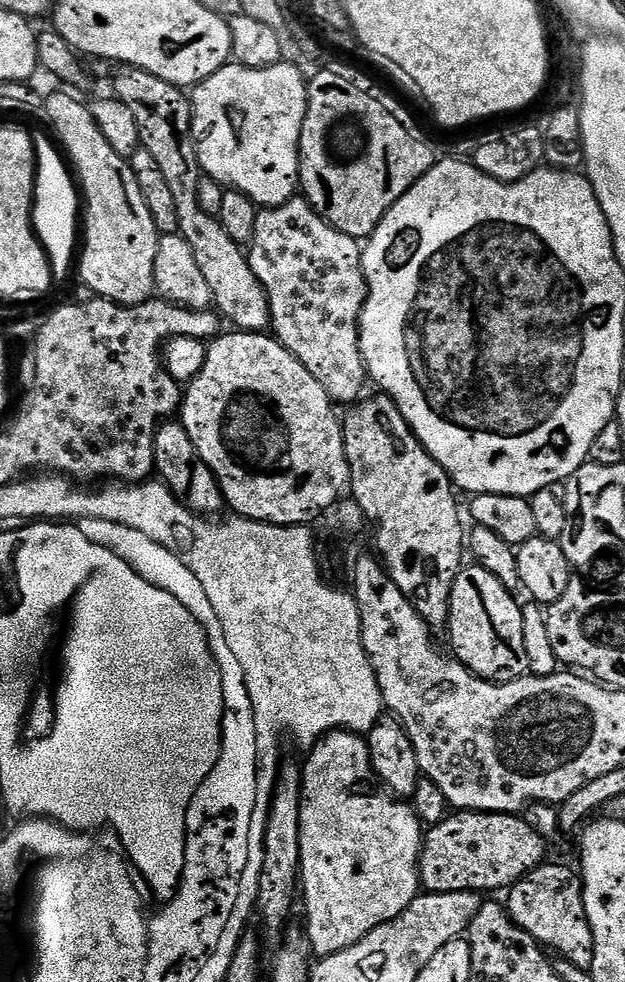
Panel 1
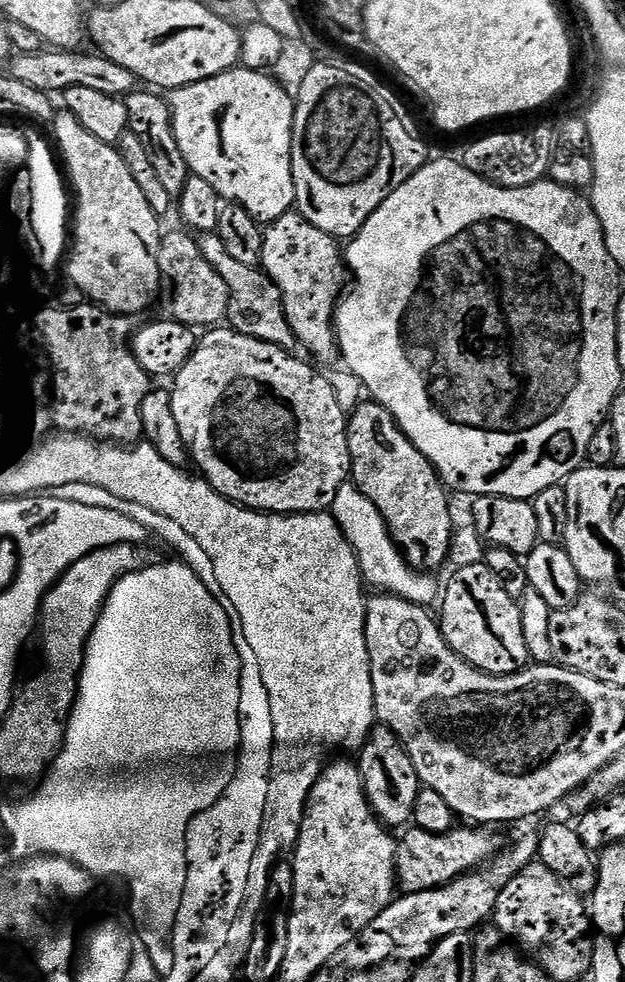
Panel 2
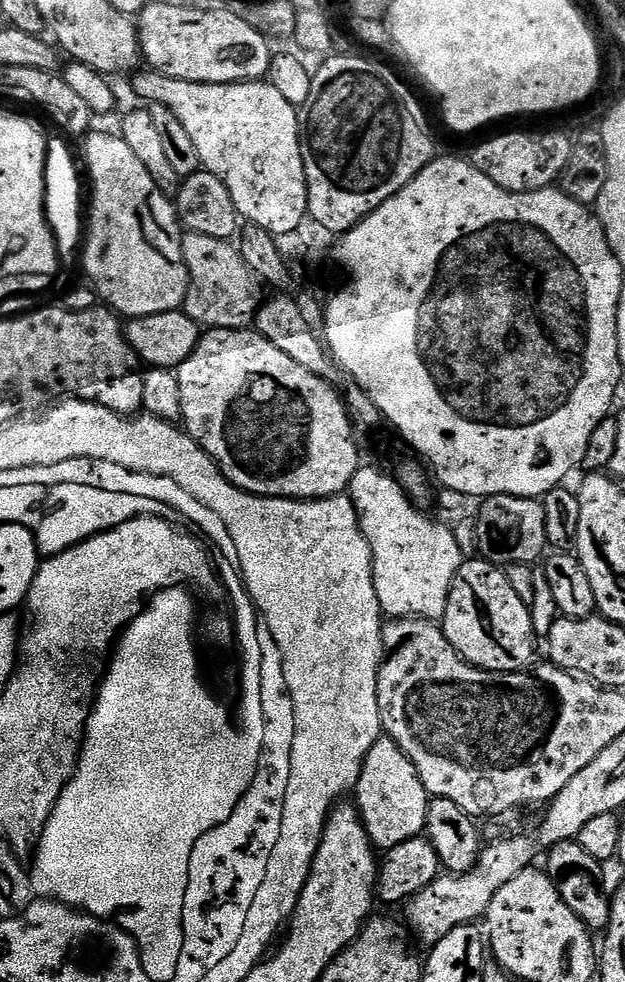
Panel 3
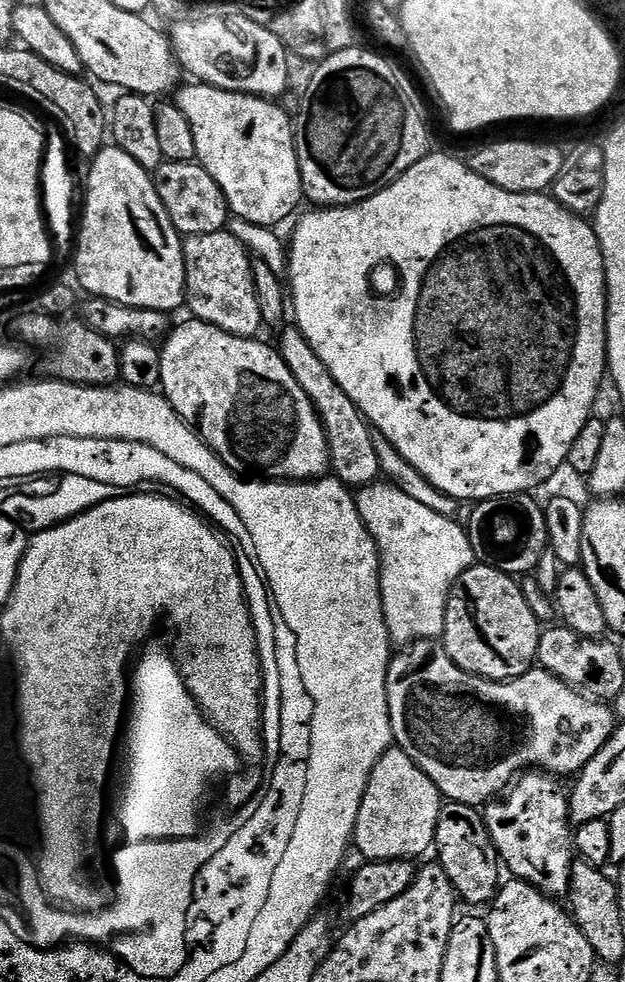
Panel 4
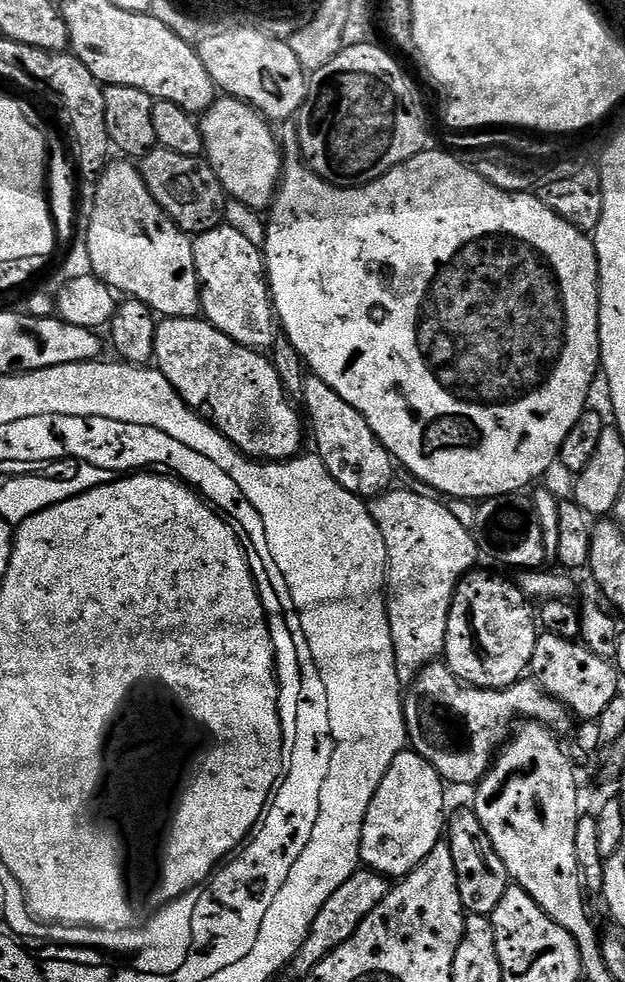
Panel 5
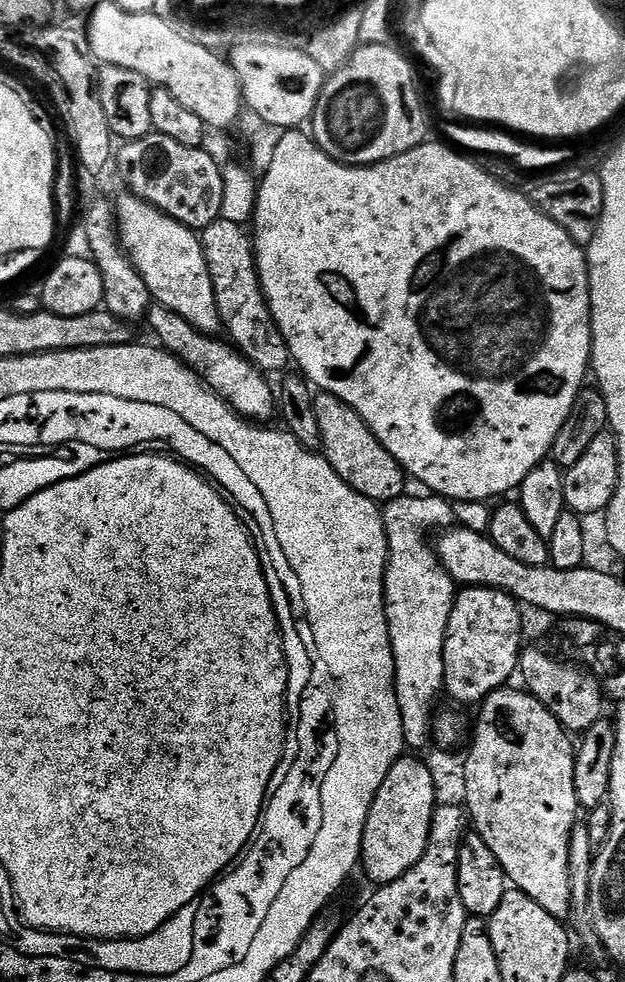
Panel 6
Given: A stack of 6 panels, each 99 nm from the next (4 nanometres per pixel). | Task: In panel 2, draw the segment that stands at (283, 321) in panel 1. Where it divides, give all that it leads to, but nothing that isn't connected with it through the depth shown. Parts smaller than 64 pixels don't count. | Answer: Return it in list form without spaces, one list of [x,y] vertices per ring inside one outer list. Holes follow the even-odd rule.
[[[288,212],[267,225],[262,268],[284,294],[285,310],[295,339],[316,356],[332,356],[338,352],[338,328],[334,321],[346,292],[344,283],[350,280],[346,256],[337,237],[318,230],[307,215],[299,216],[298,212]]]

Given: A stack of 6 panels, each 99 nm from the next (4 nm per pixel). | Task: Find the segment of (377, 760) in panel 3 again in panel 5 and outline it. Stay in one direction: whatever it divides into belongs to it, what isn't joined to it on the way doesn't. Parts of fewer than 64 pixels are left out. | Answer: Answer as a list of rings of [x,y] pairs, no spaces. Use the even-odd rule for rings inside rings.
[[[405,750],[390,762],[390,770],[386,770],[386,778],[374,790],[374,798],[370,802],[370,810],[366,810],[366,818],[362,826],[362,842],[360,843],[360,858],[365,869],[372,869],[387,878],[403,878],[420,865],[442,842],[446,832],[446,811],[444,812],[444,788],[446,781],[440,777],[438,770],[422,758],[422,754]]]

